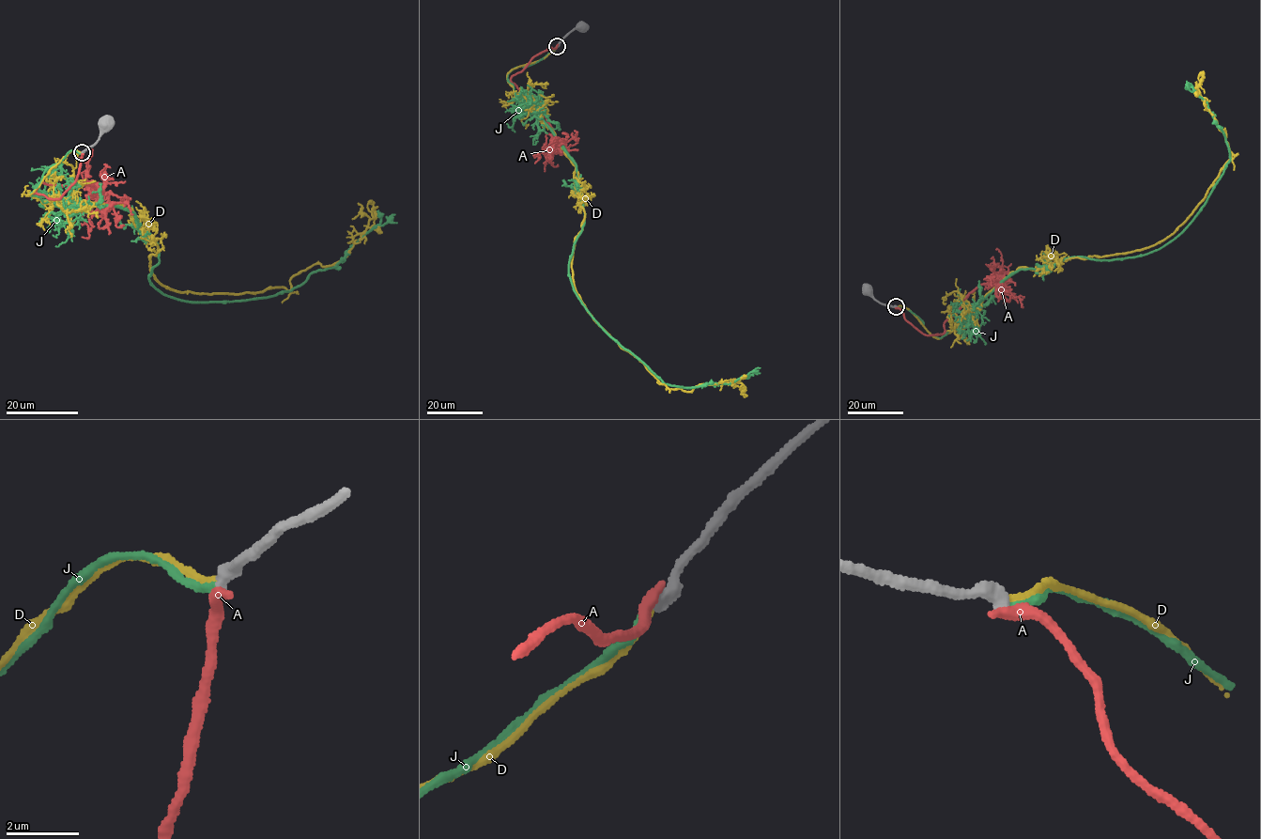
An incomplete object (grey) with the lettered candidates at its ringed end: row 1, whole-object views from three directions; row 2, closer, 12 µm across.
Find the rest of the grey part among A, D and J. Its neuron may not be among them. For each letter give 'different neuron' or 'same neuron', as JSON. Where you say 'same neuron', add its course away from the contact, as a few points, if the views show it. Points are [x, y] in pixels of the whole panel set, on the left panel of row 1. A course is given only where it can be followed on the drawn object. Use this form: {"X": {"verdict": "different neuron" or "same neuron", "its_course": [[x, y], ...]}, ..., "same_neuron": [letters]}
{"A": {"verdict": "different neuron"}, "D": {"verdict": "different neuron"}, "J": {"verdict": "different neuron"}, "same_neuron": []}

